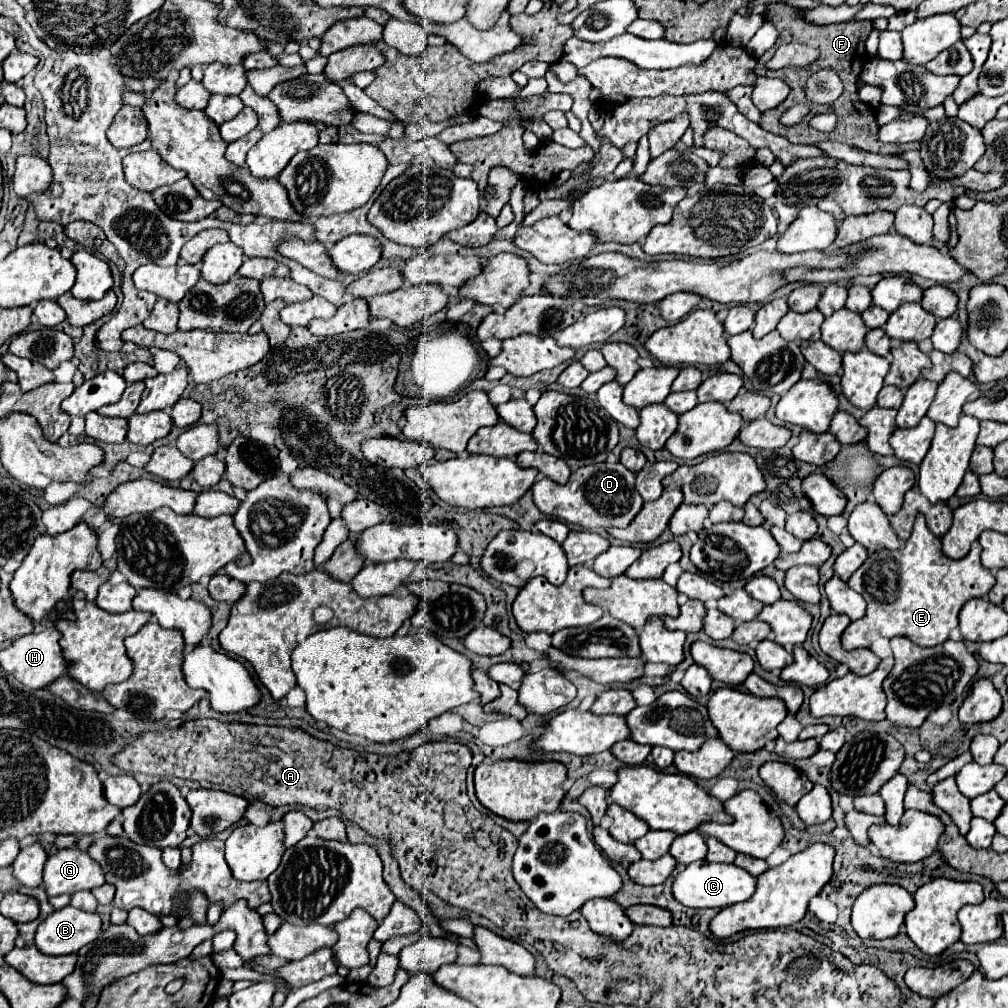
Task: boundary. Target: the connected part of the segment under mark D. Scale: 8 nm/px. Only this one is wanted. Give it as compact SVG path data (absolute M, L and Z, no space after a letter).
M620 462L582 466L570 474L566 484L556 484L550 478L542 478L532 486L532 492L534 504L540 512L584 528L626 528L644 504L634 486L634 472L624 468Z

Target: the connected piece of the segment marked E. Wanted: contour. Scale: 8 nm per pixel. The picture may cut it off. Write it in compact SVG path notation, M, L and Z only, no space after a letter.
M918 514L916 522L914 522L912 536L904 544L904 548L900 548L900 550L880 550L876 554L870 554L868 560L848 580L850 588L856 590L858 594L862 594L862 598L868 602L868 608L866 608L866 614L860 620L854 620L844 630L842 646L846 650L854 650L854 648L860 648L860 646L870 646L876 634L884 636L884 638L906 636L918 646L942 644L944 640L948 640L950 630L954 626L958 626L958 612L960 612L960 608L972 598L986 596L988 590L996 582L994 574L988 568L982 566L980 554L982 554L982 546L978 542L974 542L972 550L970 550L970 554L966 558L960 558L960 560L948 558L942 552L942 548L940 548L940 538L936 538L928 530L928 526L924 522L924 516Z

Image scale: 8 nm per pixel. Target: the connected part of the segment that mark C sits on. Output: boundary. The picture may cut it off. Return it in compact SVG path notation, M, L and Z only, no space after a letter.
M692 862L674 880L674 898L688 908L726 908L748 900L756 890L756 878L736 864L716 864L716 862Z

